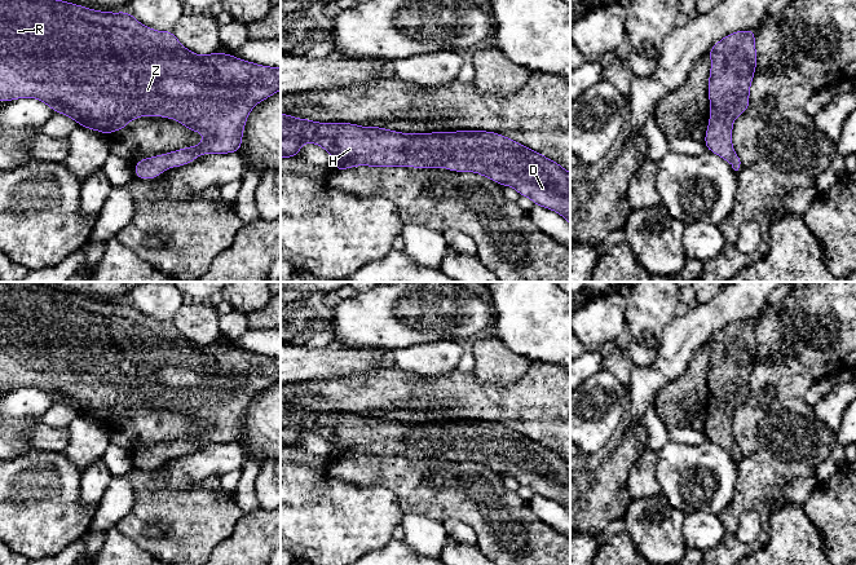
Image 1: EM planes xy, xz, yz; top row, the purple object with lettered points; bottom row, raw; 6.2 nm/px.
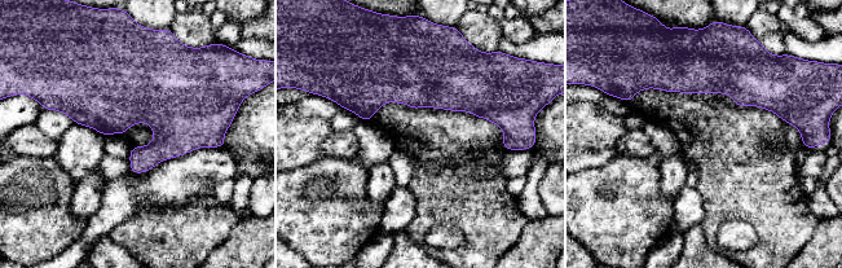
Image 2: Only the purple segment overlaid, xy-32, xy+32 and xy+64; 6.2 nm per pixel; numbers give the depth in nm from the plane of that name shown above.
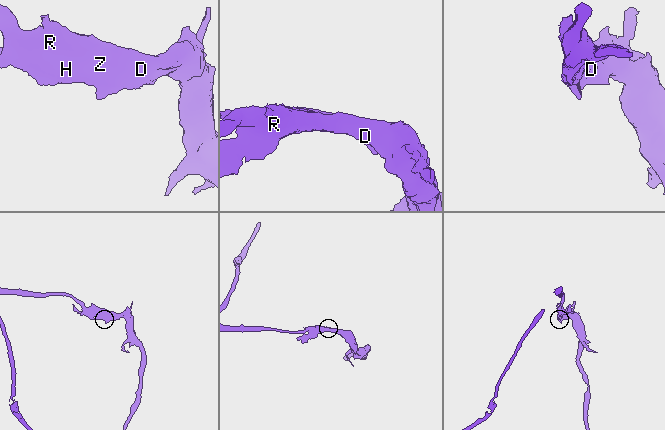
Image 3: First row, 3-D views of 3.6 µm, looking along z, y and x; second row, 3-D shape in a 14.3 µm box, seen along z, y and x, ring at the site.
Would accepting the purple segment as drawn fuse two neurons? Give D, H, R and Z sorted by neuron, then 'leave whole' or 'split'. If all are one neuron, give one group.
groups D H R Z; leave whole

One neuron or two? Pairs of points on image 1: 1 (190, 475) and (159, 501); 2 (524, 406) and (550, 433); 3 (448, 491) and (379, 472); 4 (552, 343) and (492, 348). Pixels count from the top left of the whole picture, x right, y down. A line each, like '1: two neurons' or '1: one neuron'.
1: two neurons
2: one neuron
3: one neuron
4: two neurons

